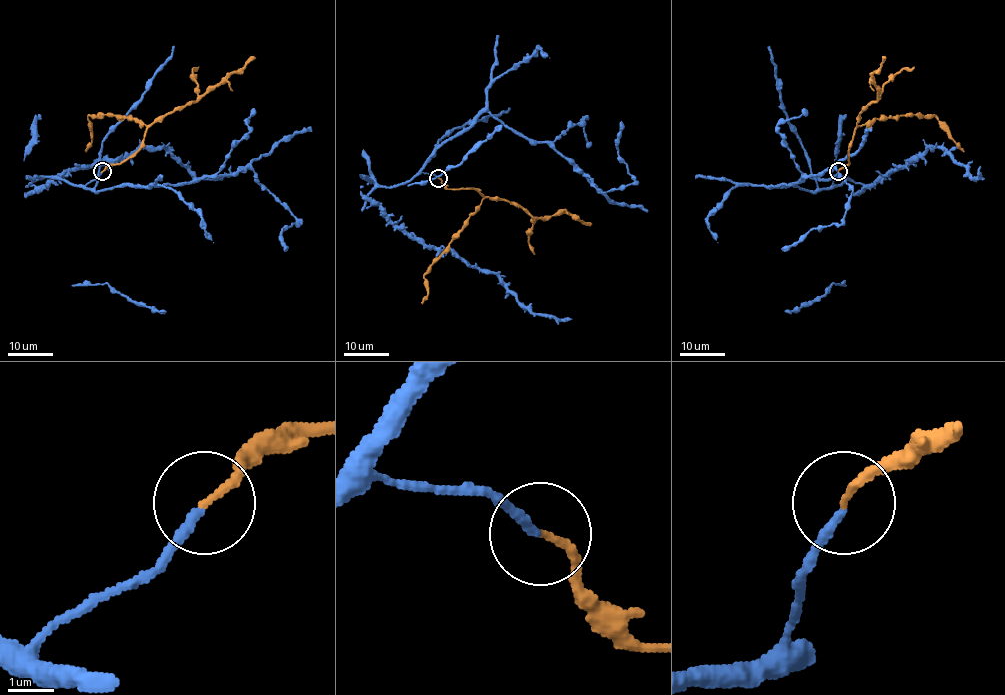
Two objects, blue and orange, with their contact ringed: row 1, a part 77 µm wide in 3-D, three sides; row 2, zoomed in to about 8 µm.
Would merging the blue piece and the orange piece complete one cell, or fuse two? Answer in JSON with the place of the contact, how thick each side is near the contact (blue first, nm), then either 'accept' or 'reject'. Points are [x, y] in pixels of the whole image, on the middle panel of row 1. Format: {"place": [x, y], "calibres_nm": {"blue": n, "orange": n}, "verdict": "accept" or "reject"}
{"place": [438, 178], "calibres_nm": {"blue": 200, "orange": 160}, "verdict": "accept"}

